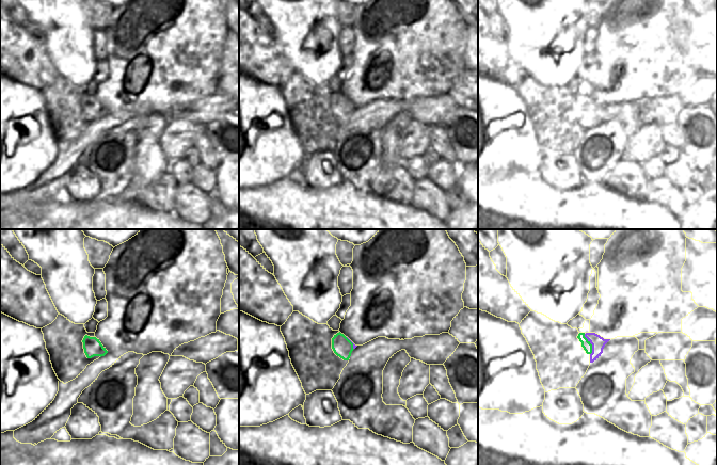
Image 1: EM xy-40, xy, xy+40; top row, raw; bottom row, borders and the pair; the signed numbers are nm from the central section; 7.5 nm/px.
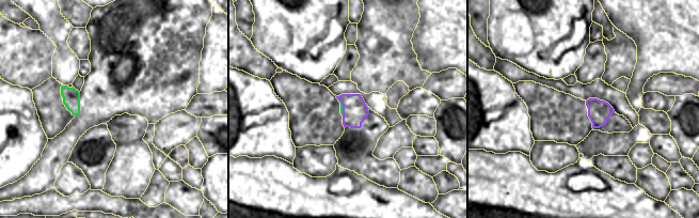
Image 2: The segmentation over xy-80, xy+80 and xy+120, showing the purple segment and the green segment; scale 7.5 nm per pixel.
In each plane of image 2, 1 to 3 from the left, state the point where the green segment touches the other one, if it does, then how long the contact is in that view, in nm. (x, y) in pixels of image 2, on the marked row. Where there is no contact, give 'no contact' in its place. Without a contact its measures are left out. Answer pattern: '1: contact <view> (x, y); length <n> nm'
1: no contact
2: contact xy+80 (343, 107); length 120 nm
3: no contact

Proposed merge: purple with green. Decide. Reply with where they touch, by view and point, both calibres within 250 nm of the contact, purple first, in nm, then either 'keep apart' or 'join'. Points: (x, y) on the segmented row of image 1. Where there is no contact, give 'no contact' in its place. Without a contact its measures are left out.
xy+40 (591, 343) | 100/70 nm | join

